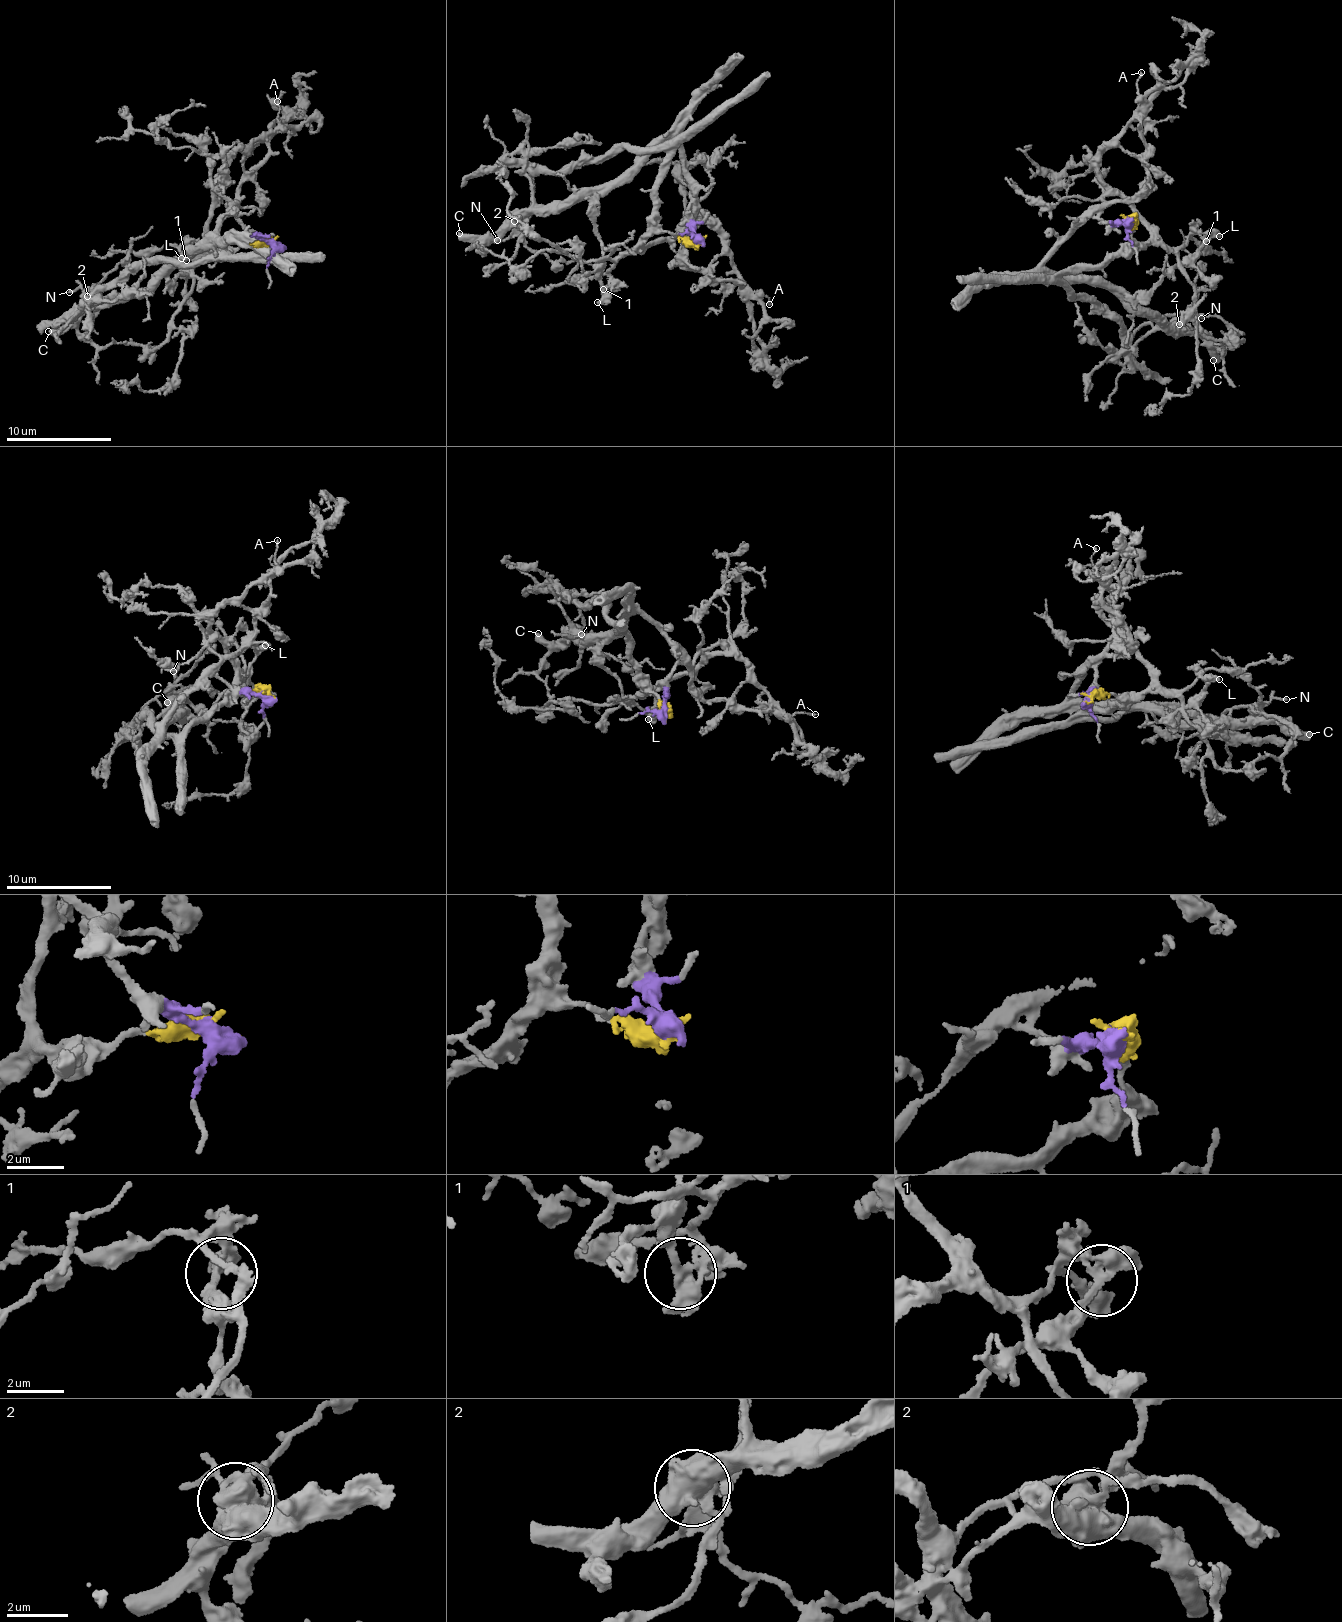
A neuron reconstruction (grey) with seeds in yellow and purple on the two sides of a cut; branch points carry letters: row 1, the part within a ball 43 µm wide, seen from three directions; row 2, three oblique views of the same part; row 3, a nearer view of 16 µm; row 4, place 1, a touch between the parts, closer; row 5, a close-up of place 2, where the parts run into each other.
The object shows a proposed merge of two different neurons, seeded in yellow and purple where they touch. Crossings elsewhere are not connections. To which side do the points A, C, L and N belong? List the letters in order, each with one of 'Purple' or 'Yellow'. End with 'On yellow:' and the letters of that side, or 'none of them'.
A: Yellow
C: Purple
L: Purple
N: Purple
On yellow: A

